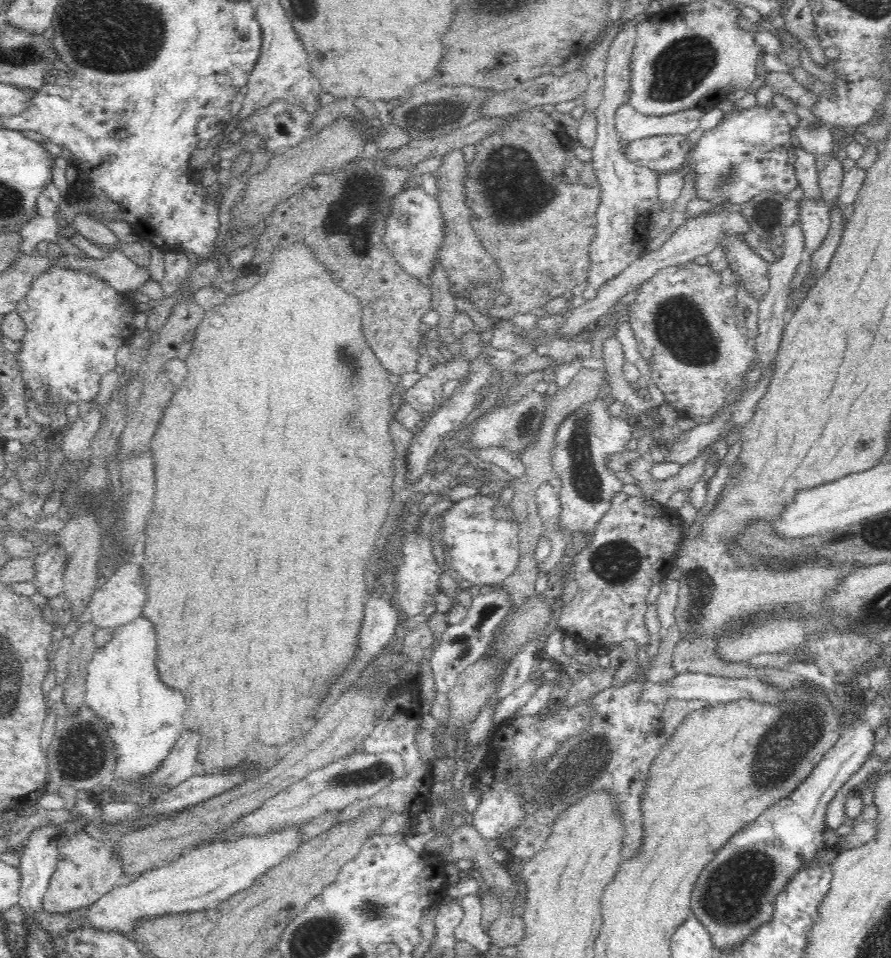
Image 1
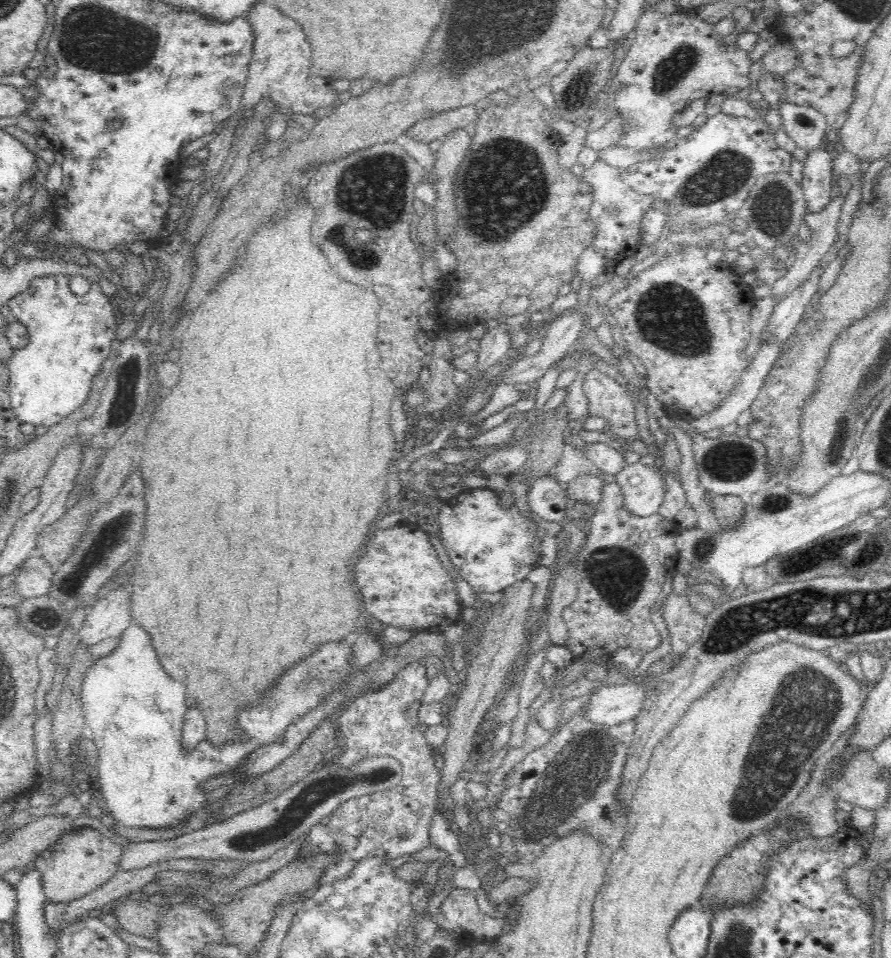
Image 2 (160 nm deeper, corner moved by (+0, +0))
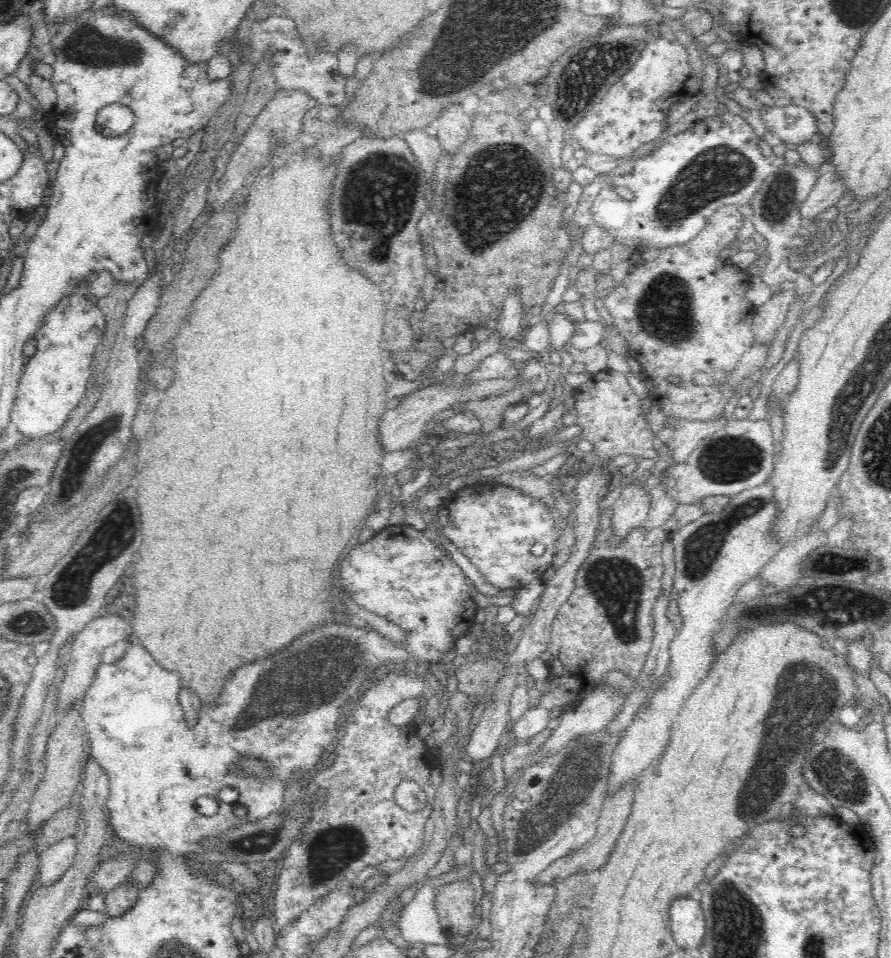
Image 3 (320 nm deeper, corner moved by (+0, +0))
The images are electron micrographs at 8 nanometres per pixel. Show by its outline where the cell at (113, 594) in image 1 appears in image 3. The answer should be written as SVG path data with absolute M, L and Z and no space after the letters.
M120 615L99 616L88 622L86 628L81 630L73 638L72 652L69 664L64 669L64 680L62 684L58 686L58 708L62 709L62 712L66 712L68 708L72 708L72 704L81 704L85 698L85 693L90 685L95 680L96 672L102 663L102 654L104 648L108 648L111 644L120 642L124 639L129 639L131 629L128 628L128 622L124 622L124 618Z

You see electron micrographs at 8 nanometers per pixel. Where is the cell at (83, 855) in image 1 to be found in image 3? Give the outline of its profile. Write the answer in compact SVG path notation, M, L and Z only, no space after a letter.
M72 835L51 844L41 852L36 875L40 876L39 886L56 882L74 864L77 848L77 840L75 835Z

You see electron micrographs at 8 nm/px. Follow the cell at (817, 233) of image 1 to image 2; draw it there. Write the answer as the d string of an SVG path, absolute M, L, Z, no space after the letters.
M816 149L807 152L803 166L801 188L807 201L807 213L820 214L833 200L831 194L833 160L827 151Z

